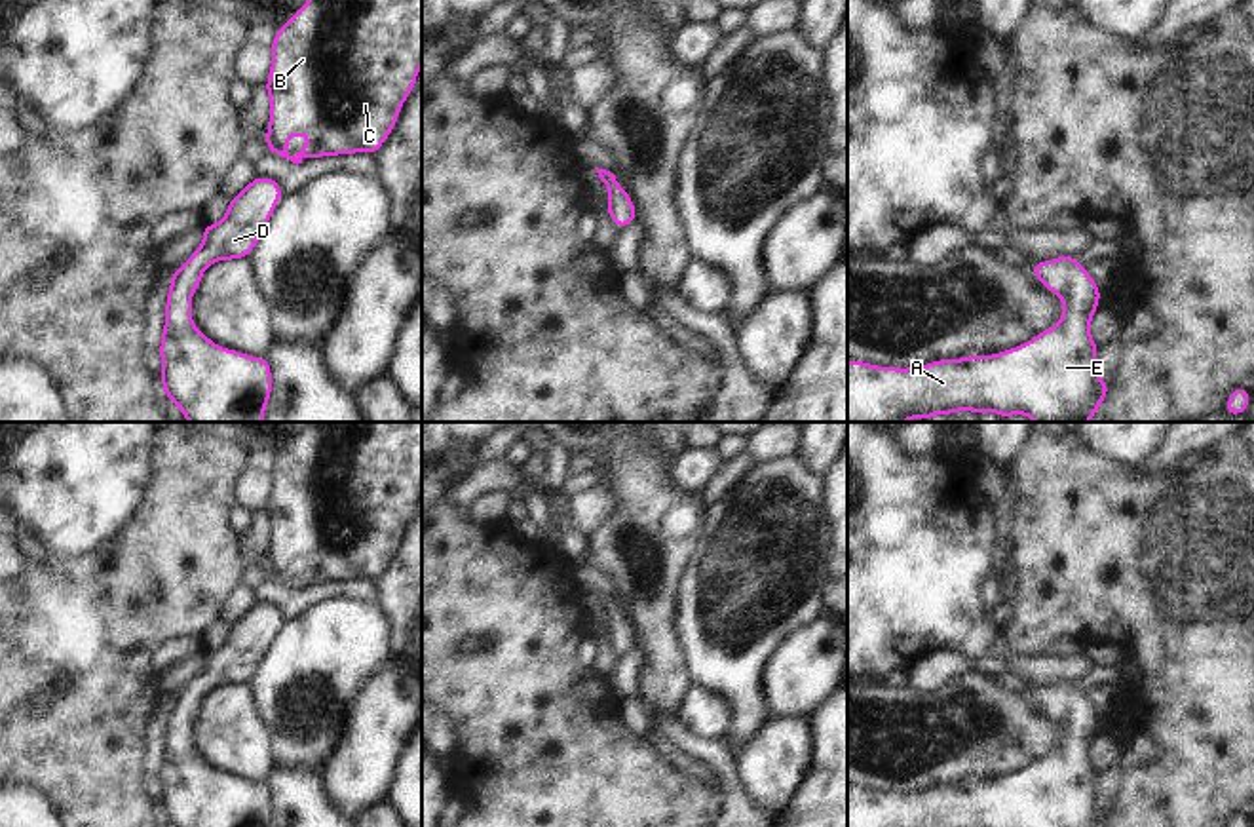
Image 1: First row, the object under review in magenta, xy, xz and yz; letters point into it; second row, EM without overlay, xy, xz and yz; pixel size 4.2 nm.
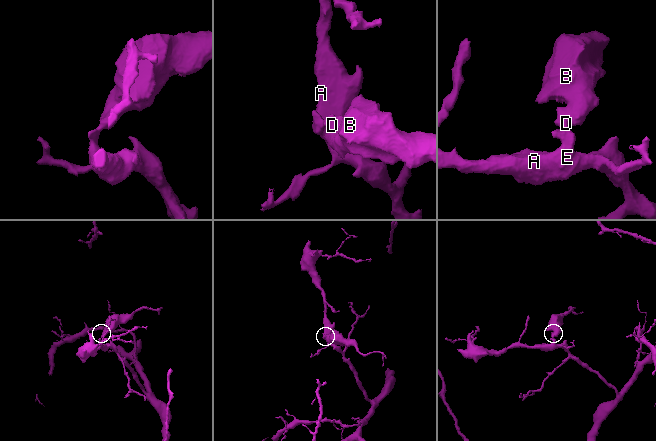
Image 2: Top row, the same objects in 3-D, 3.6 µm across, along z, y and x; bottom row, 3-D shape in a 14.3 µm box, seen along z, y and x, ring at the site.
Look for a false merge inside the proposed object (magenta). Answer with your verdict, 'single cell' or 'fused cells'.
single cell

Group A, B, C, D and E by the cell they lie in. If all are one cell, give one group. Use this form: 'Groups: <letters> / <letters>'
Groups: A B C D E

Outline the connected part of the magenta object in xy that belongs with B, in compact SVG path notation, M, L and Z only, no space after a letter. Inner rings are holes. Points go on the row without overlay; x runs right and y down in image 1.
M310 422L310 426L289 447L276 456L272 466L272 490L266 506L266 519L272 529L270 548L266 555L266 572L270 580L289 584L293 589L302 589L304 584L325 584L340 580L365 578L376 582L386 568L401 540L401 532L416 513L416 502L422 490L422 422ZM291 561L310 561L312 567L304 570L294 582L287 578L287 565Z

